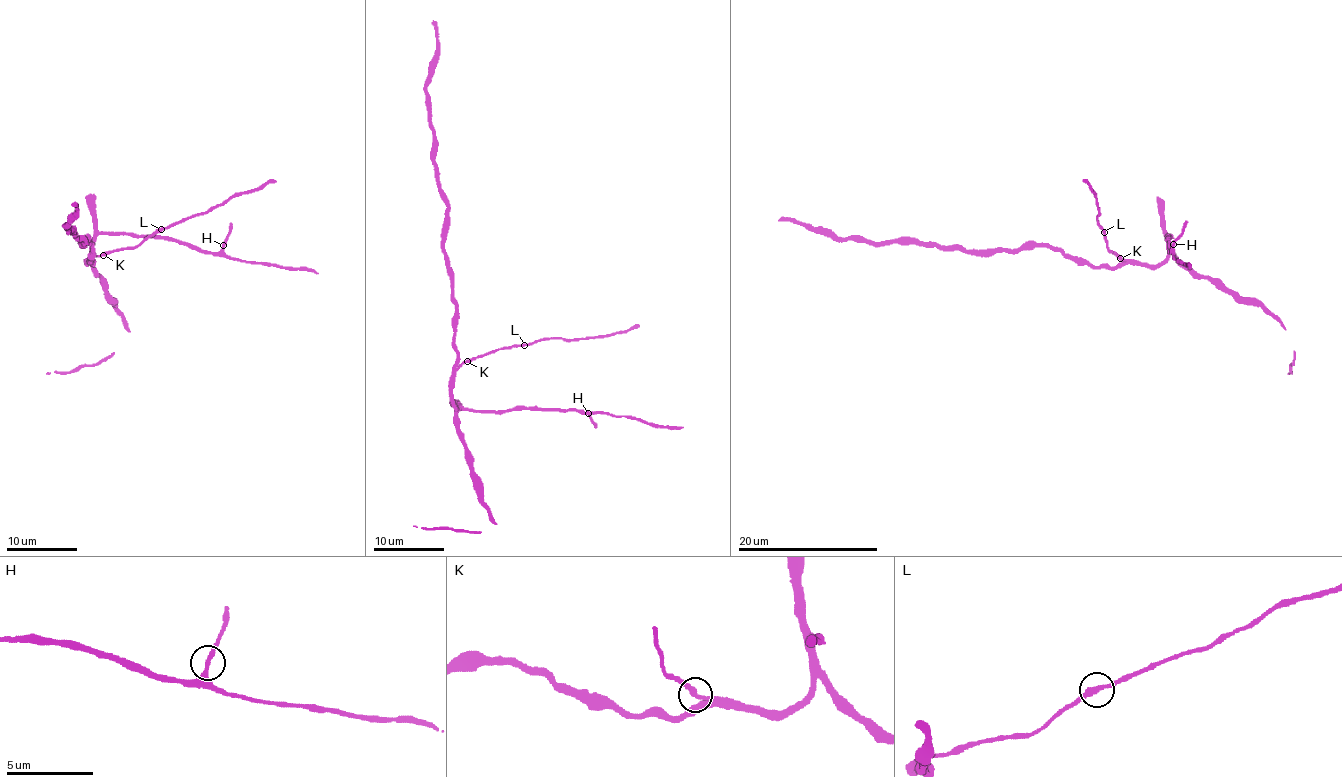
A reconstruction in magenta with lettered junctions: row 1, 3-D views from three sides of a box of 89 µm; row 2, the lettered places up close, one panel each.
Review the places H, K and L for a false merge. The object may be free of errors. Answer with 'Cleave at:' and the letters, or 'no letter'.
Cleave at: no letter

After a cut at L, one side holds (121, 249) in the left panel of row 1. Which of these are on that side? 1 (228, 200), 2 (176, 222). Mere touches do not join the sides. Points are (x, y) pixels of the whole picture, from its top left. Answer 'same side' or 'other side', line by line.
1: other side
2: other side

